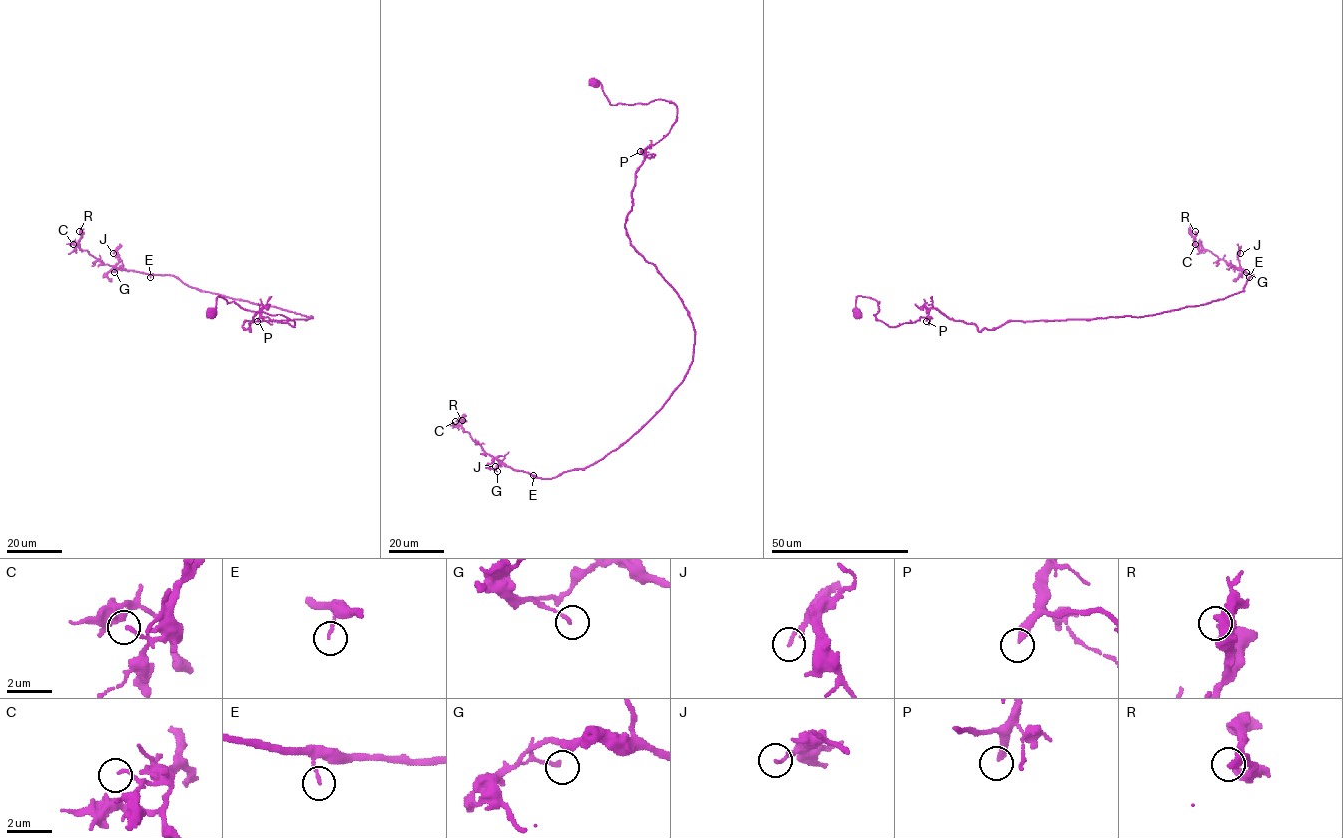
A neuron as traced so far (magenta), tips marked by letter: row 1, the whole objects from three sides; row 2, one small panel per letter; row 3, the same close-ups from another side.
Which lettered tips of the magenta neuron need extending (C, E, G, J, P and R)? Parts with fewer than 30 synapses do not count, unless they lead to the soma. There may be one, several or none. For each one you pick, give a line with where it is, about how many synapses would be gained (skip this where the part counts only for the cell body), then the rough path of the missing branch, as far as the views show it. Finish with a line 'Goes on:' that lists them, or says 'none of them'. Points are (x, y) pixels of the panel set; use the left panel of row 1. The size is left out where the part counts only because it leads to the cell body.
P: Place: (257, 321). Roughly 190 synapses. Course of what is missing: (257, 321), (245, 326), (232, 342), (225, 344), (236, 355)
Goes on: P

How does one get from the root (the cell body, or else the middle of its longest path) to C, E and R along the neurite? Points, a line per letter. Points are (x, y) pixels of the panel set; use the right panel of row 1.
C: (857, 311), (861, 295), (890, 326), (935, 308), (981, 331), (1148, 316), (1244, 289), (1253, 275), (1195, 244)
E: (857, 311), (861, 295), (890, 326), (935, 308), (981, 331), (1159, 314), (1222, 300), (1249, 277)
R: (857, 311), (861, 295), (890, 326), (935, 308), (981, 331), (1241, 291), (1253, 275), (1195, 231)

